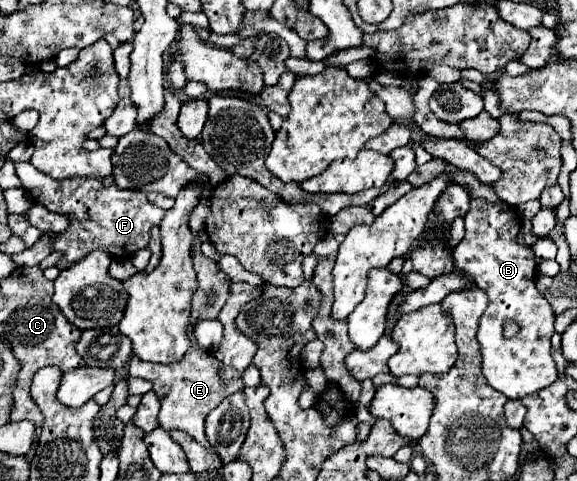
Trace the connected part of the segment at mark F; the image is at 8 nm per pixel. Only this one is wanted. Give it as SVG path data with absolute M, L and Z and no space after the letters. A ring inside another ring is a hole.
M16 163L16 173L24 183L24 189L32 195L36 203L44 205L52 213L60 213L70 219L68 229L64 229L62 233L54 233L50 245L52 251L62 255L56 265L60 271L82 261L90 251L96 249L102 249L116 259L132 257L136 251L148 247L152 225L158 225L164 217L164 209L148 203L142 191L118 189L114 175L104 179L72 177L58 181L48 175L42 175L32 165L22 167L22 163Z

